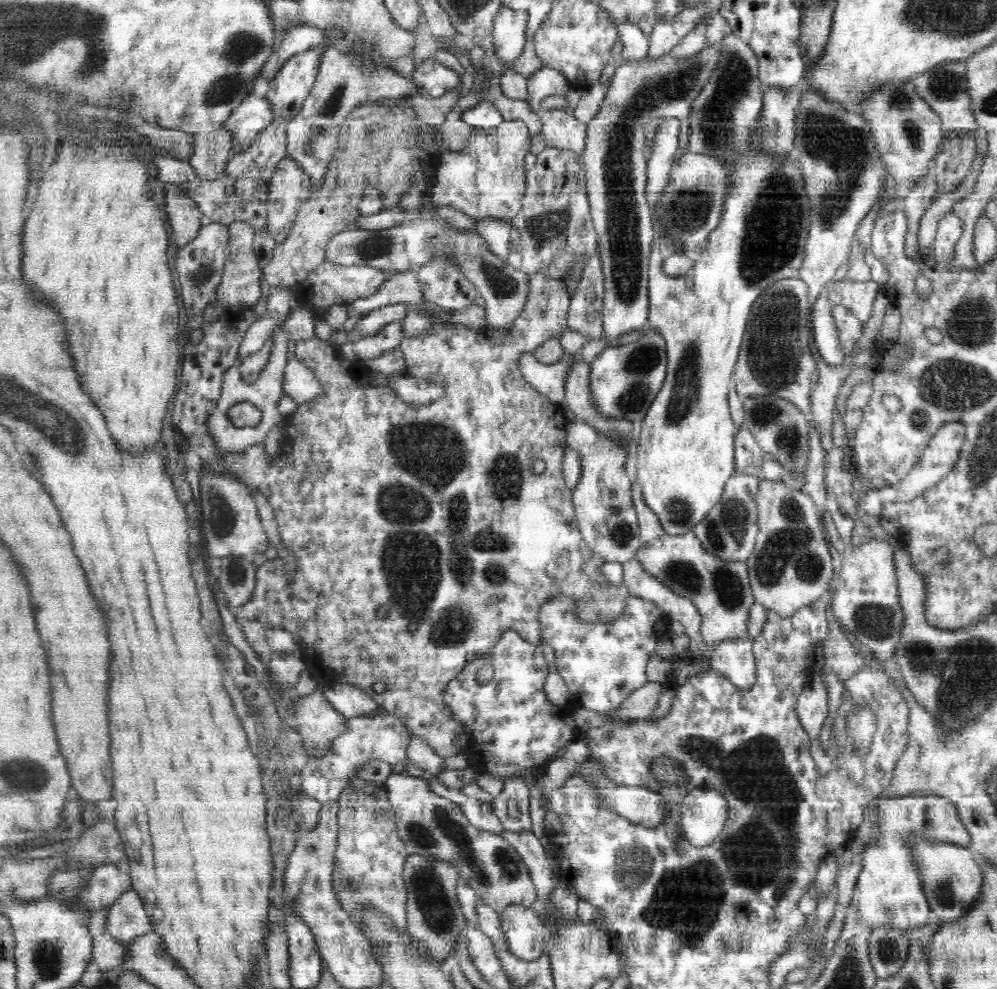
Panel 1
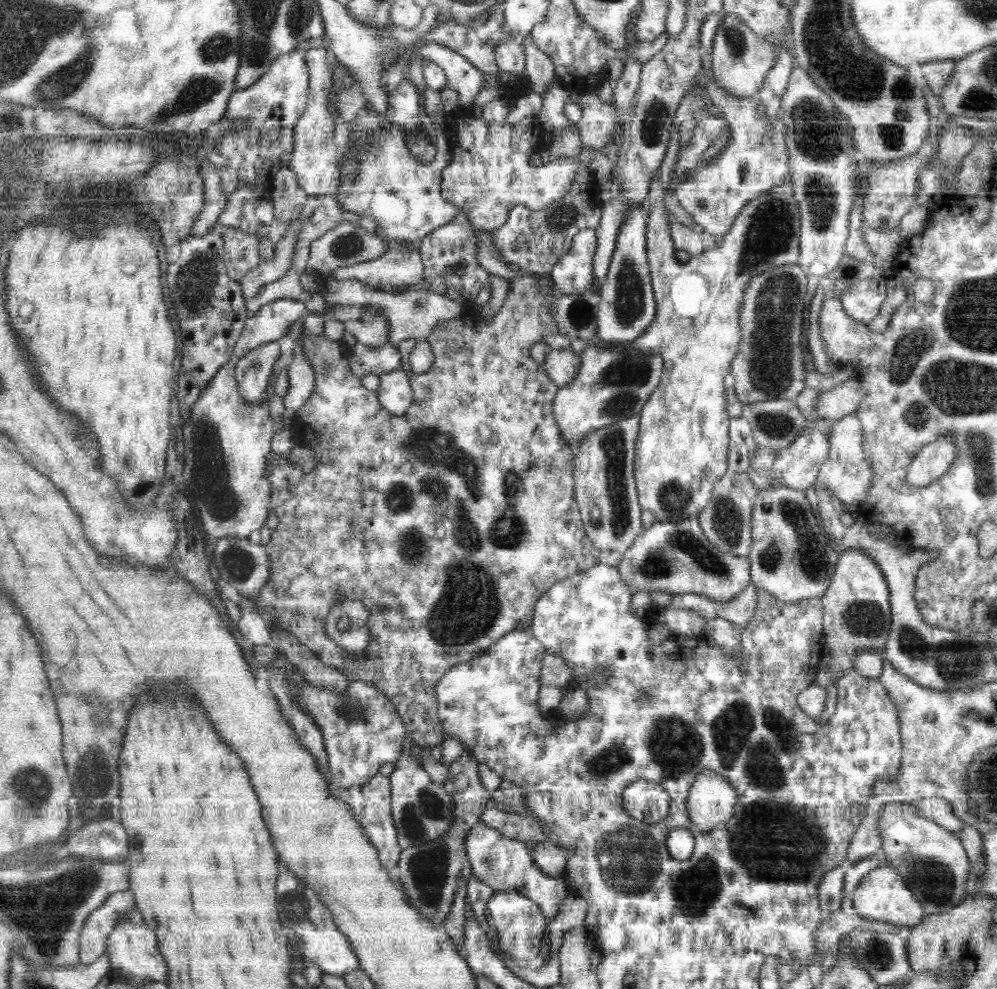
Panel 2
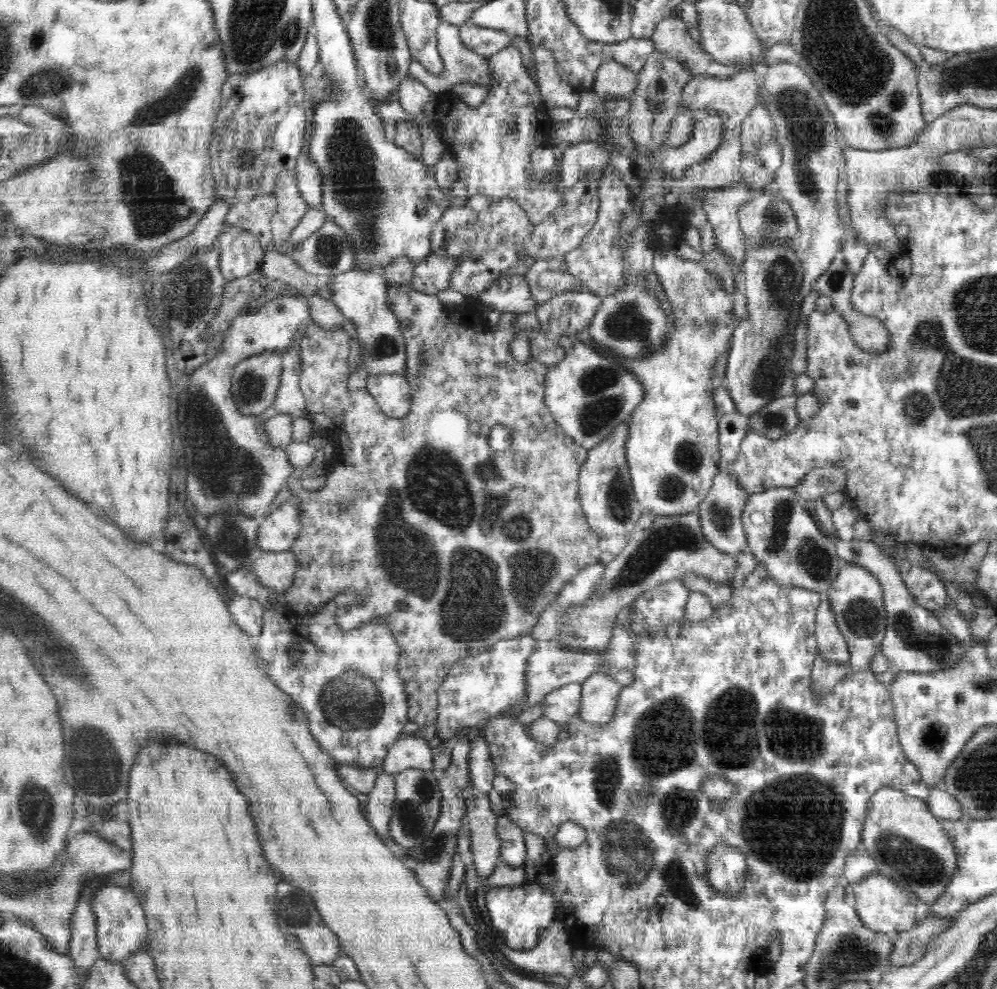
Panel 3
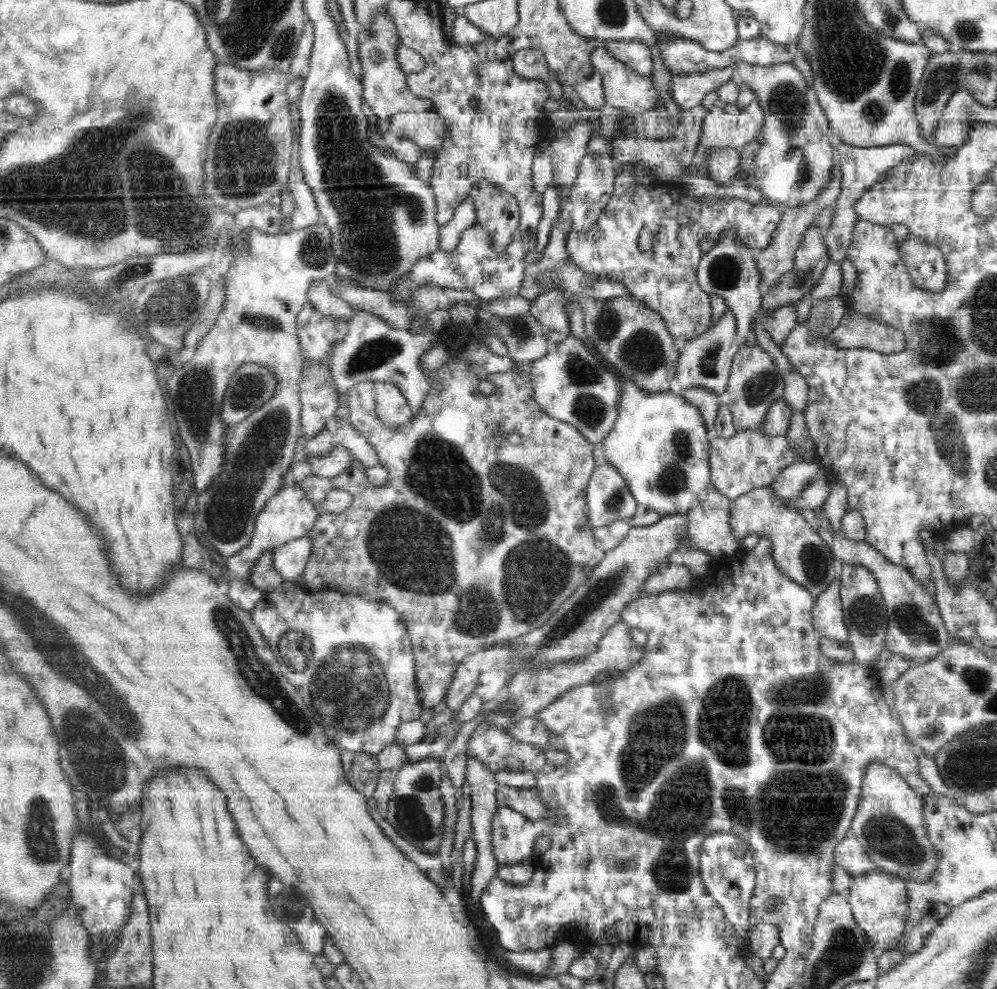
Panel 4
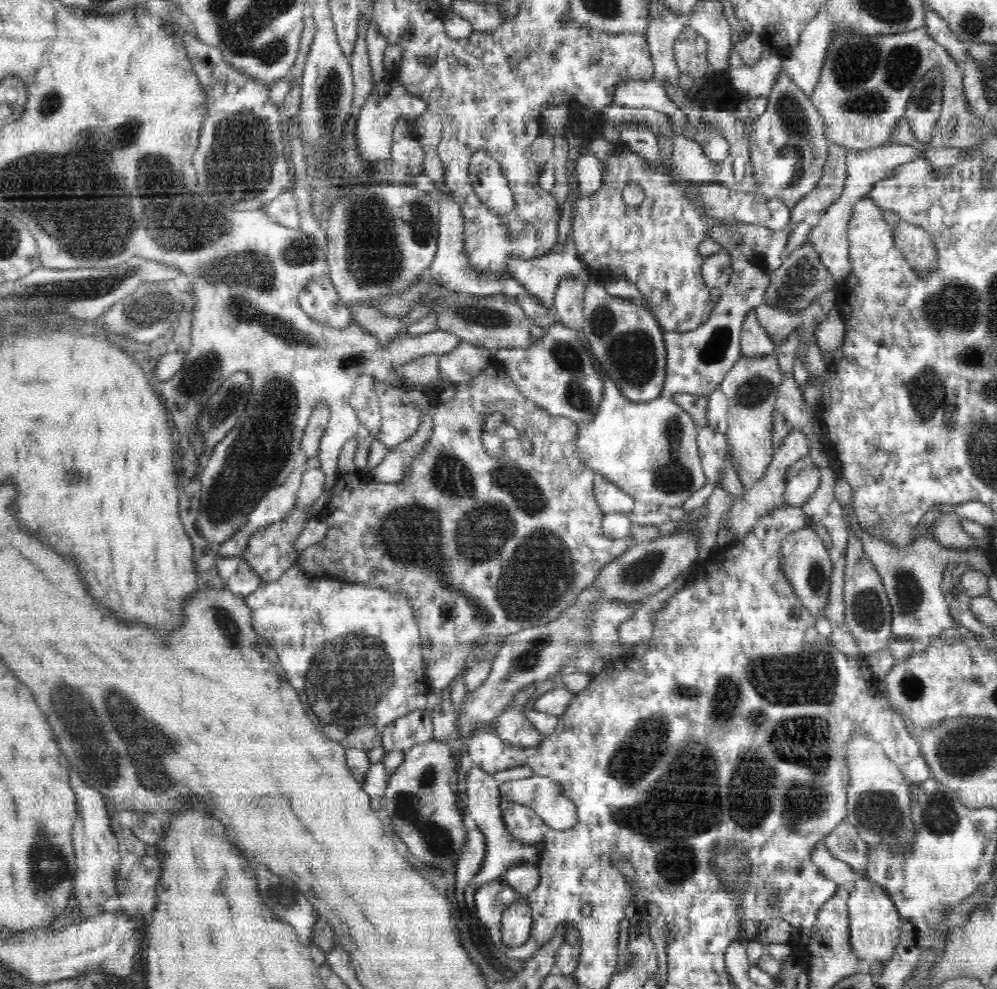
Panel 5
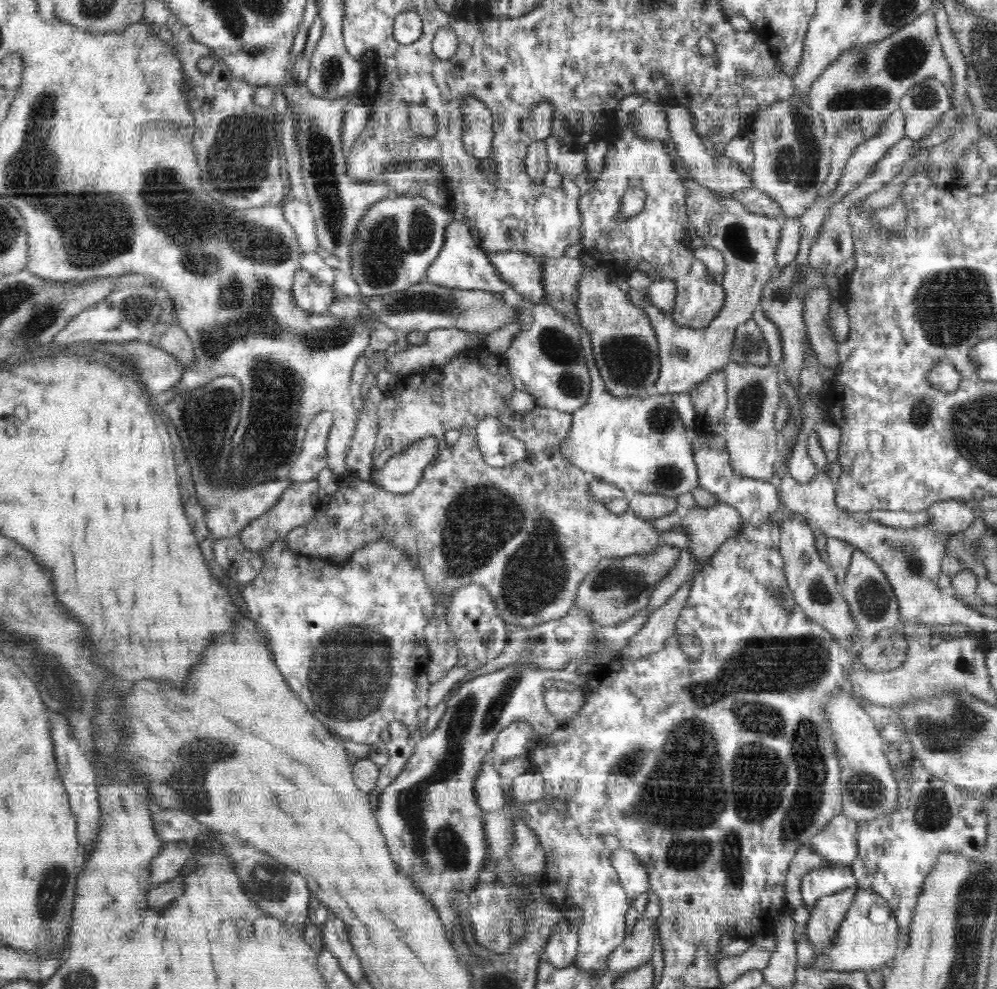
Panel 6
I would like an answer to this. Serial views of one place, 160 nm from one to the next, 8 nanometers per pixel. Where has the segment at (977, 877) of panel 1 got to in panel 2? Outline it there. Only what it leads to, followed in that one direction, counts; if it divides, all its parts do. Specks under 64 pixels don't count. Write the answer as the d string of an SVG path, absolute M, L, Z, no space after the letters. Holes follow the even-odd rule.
M892 802L880 814L880 855L888 861L922 905L925 914L944 914L968 895L966 882L971 864L962 841L948 829L918 814L915 804Z

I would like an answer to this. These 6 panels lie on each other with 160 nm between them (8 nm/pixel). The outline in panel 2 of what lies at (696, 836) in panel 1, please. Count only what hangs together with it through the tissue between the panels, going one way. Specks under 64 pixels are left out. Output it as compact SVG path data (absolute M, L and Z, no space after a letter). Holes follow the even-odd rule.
M703 770L690 787L687 798L691 826L708 832L717 824L728 822L734 814L737 798L727 778L712 770Z

